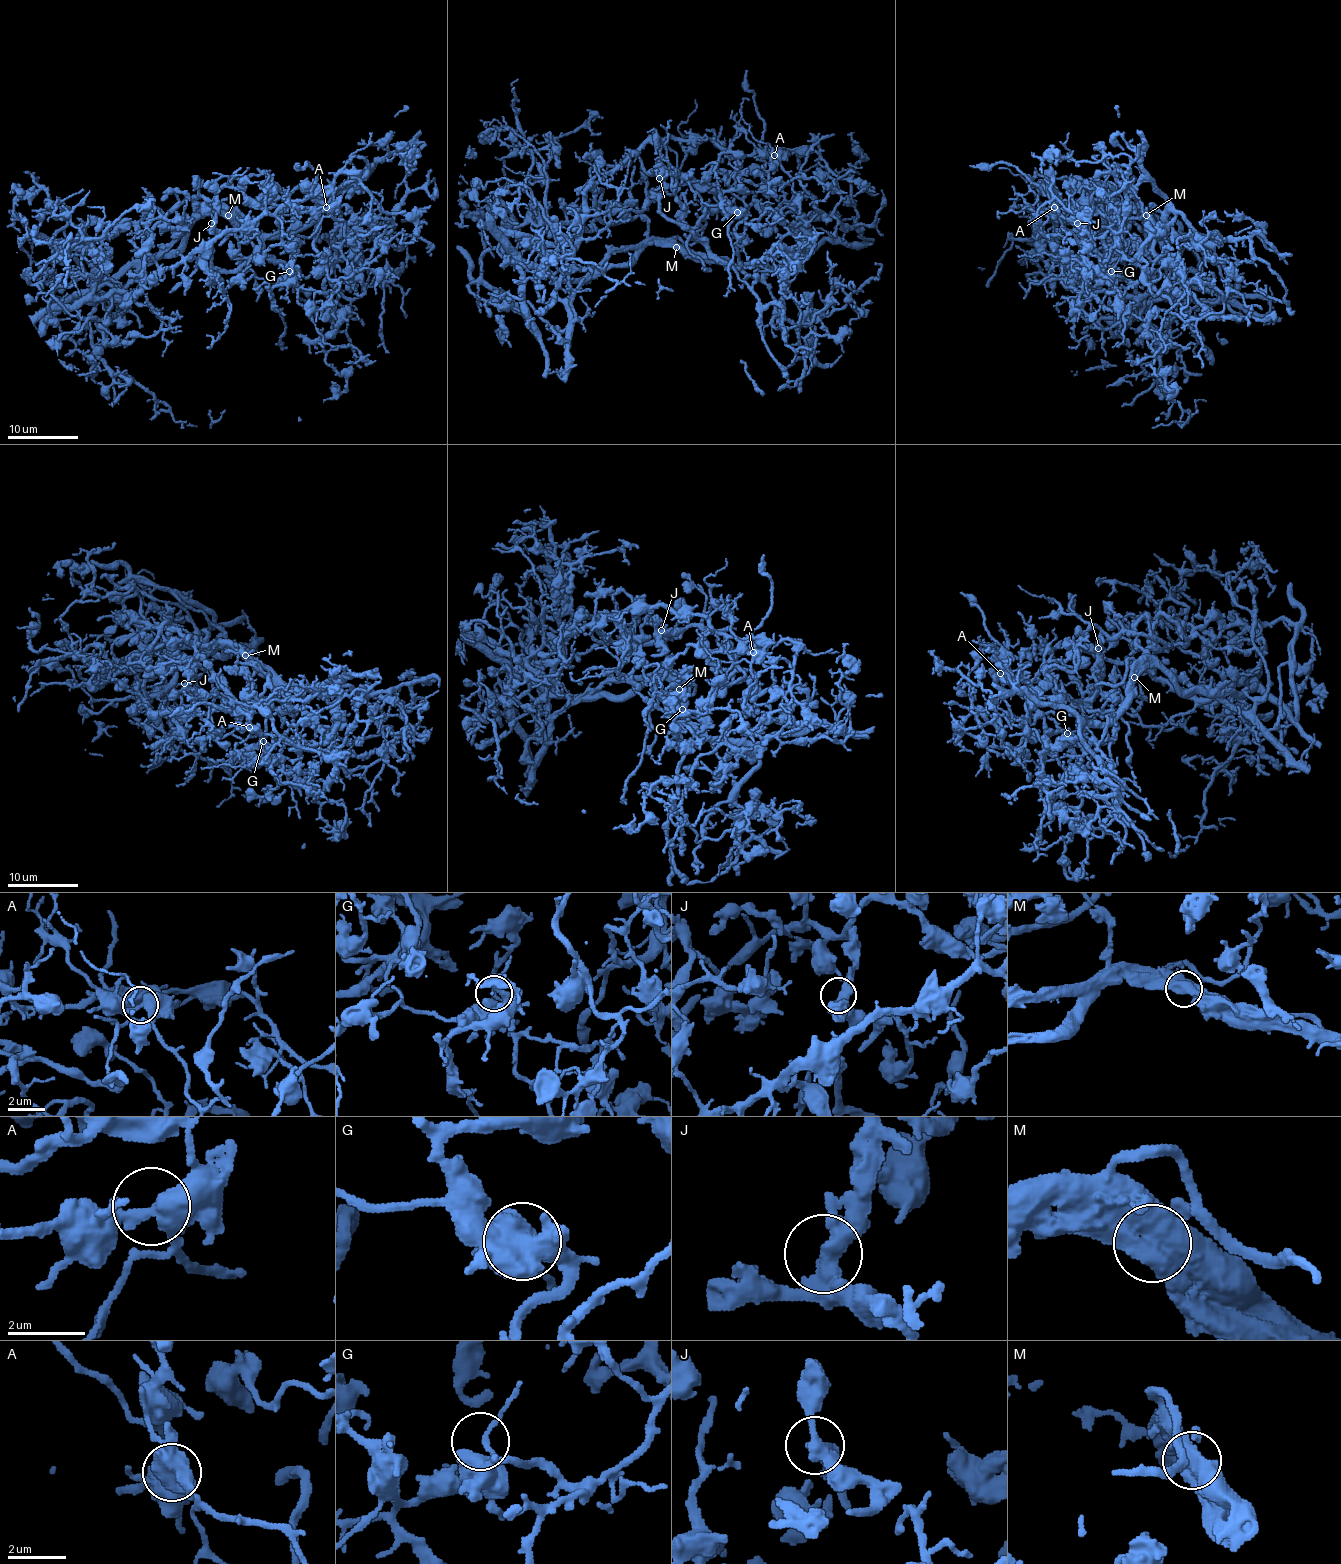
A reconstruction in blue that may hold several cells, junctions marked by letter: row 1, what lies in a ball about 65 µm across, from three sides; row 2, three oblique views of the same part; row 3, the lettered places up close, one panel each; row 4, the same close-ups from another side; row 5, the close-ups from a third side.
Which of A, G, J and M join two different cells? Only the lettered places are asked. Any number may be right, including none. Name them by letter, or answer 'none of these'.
M

